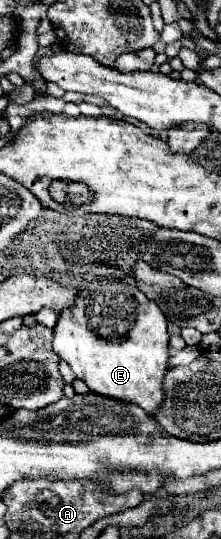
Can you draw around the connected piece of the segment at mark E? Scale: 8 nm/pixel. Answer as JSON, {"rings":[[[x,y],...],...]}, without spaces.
{"rings":[[[86,272],[80,278],[78,294],[74,300],[74,306],[60,312],[58,322],[54,326],[54,352],[66,360],[76,374],[76,378],[84,380],[92,392],[98,392],[102,396],[134,402],[142,406],[148,414],[154,414],[160,402],[164,400],[162,392],[162,380],[166,374],[166,362],[168,362],[168,320],[158,310],[156,302],[150,302],[146,294],[142,294],[138,282],[134,282],[134,276],[126,274],[124,278],[104,276],[98,272]]]}

